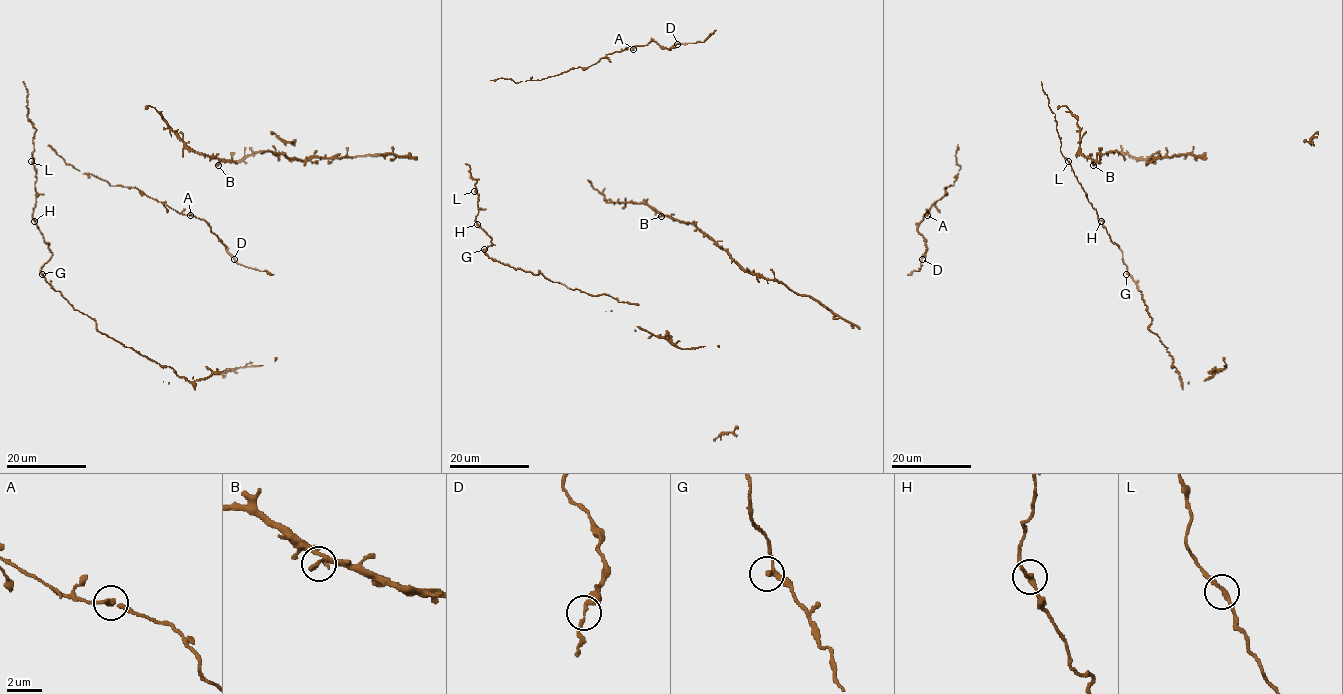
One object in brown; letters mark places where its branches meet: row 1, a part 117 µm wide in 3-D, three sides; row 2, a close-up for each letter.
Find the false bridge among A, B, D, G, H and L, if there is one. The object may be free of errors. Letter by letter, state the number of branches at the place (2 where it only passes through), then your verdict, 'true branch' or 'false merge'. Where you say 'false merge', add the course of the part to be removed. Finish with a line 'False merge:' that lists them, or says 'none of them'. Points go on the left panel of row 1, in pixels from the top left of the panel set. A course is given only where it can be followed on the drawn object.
A: branches 2; true branch
B: branches 2; true branch
D: branches 2; true branch
G: branches 2; true branch
H: branches 2; true branch
L: branches 2; true branch
False merge: none of them

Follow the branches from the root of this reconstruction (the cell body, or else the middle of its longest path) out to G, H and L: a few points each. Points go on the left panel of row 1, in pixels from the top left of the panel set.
G: (36, 129), (32, 139), (32, 163), (36, 178), (32, 219), (52, 253), (41, 270), (42, 274)
H: (36, 129), (32, 139), (32, 163), (36, 178), (34, 221)
L: (36, 129), (31, 161)

